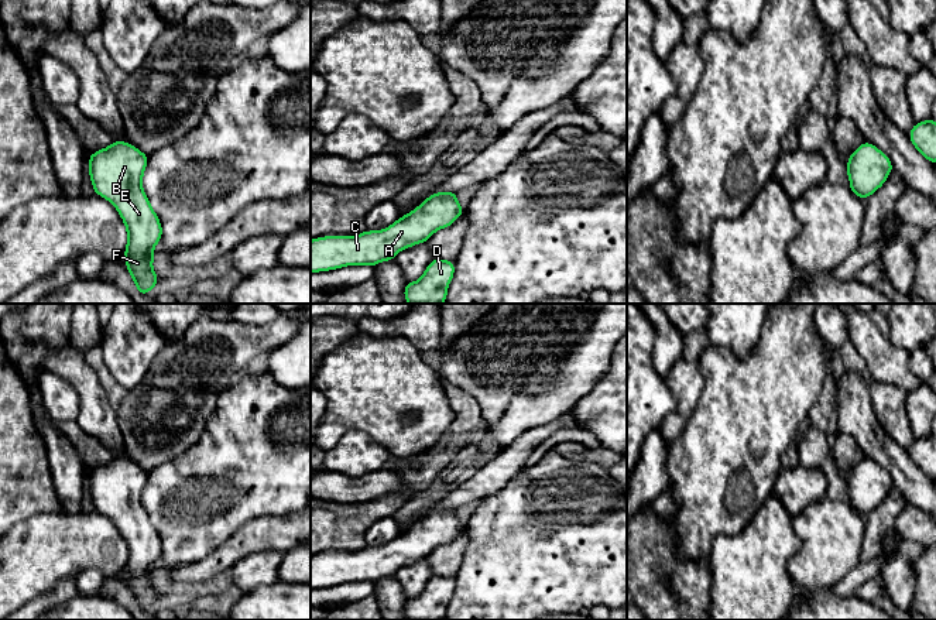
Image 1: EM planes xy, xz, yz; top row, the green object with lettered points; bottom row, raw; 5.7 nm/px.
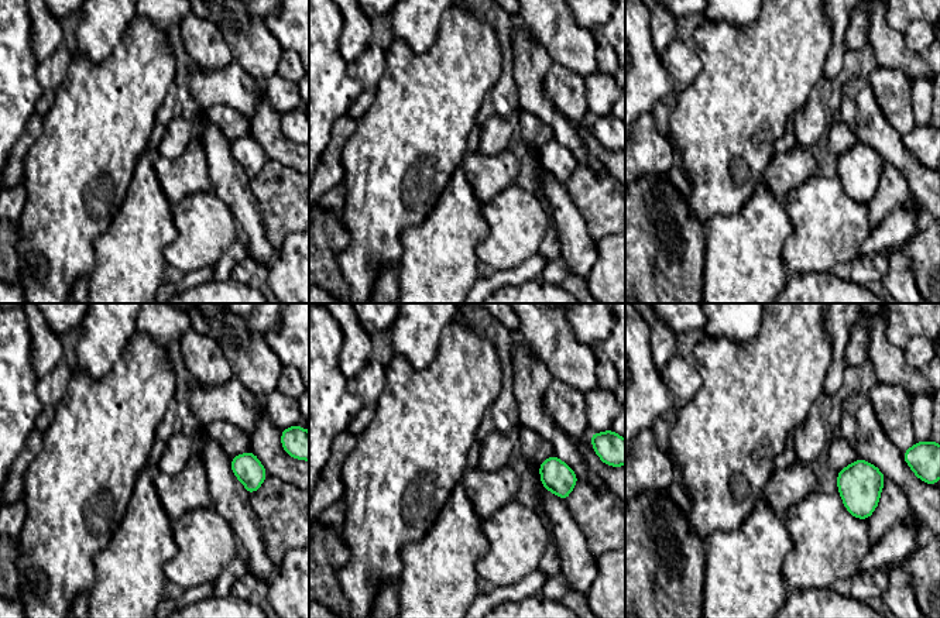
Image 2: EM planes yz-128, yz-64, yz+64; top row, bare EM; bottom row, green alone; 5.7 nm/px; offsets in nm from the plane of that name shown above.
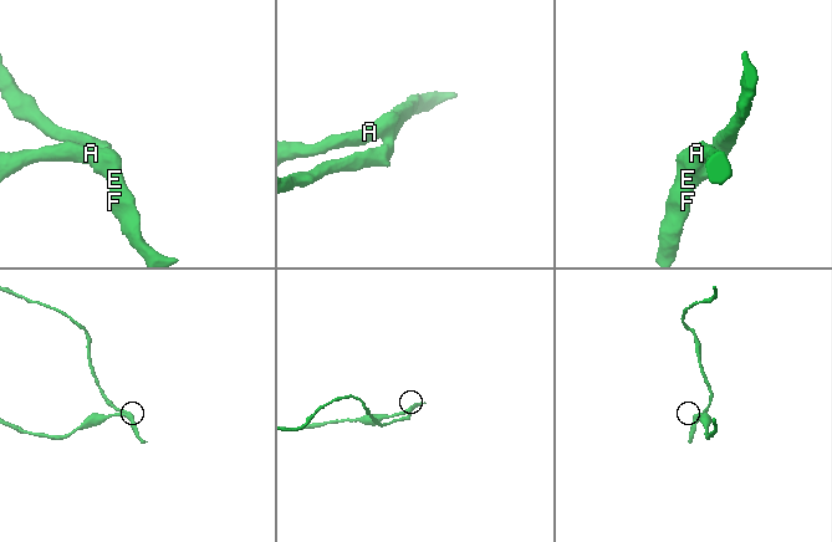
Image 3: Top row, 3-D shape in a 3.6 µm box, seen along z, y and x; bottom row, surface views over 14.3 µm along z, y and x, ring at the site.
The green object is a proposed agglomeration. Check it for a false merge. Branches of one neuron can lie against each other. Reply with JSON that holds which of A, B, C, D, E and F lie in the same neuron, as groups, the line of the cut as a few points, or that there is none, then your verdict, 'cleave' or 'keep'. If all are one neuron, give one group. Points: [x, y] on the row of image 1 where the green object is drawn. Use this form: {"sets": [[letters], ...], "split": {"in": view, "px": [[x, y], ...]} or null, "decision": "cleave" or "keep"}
{"sets": [["A", "B", "C", "D", "E", "F"]], "split": null, "decision": "keep"}

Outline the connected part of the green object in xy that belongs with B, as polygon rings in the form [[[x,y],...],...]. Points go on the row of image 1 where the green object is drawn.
[[[117,140],[86,157],[93,192],[107,199],[123,219],[127,230],[126,270],[140,295],[145,295],[160,281],[152,268],[152,250],[162,237],[162,225],[143,189],[148,155]]]

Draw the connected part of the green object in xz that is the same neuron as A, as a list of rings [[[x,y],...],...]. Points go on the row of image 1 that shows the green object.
[[[435,192],[385,229],[316,237],[311,240],[311,274],[391,261],[401,250],[426,243],[435,232],[452,226],[463,212],[457,192]]]

